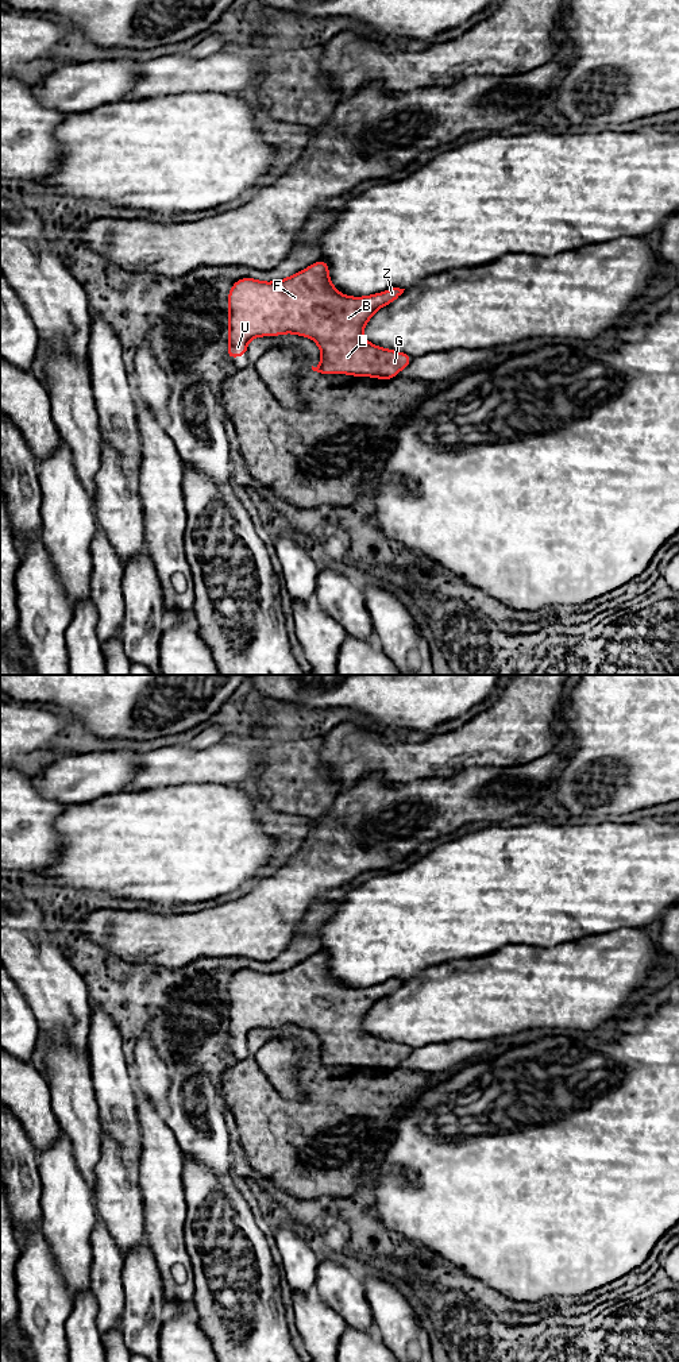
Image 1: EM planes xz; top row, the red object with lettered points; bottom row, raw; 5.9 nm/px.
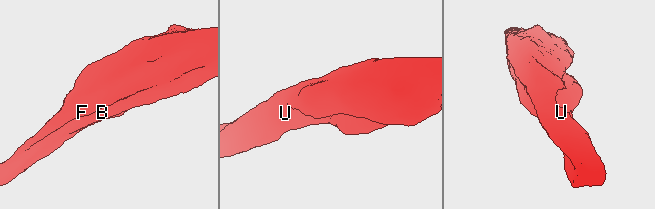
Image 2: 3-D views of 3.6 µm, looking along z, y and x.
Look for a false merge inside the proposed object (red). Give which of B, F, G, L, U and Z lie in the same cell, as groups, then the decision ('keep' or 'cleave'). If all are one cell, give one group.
B F G L U Z; keep

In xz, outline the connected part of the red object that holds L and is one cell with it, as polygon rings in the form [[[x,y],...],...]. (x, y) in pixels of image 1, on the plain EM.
[[[323,950],[310,956],[296,966],[275,973],[262,973],[252,969],[236,972],[228,984],[228,1041],[227,1046],[232,1053],[234,1047],[244,1047],[247,1035],[259,1027],[277,1027],[282,1025],[296,1025],[315,1031],[321,1042],[321,1052],[313,1062],[320,1065],[350,1065],[354,1068],[374,1068],[379,1070],[394,1069],[404,1058],[412,1053],[412,1047],[404,1043],[386,1041],[374,1037],[362,1029],[364,1016],[371,1007],[382,998],[396,992],[405,980],[393,979],[367,988],[350,988],[339,984],[332,976],[328,965],[328,954]]]

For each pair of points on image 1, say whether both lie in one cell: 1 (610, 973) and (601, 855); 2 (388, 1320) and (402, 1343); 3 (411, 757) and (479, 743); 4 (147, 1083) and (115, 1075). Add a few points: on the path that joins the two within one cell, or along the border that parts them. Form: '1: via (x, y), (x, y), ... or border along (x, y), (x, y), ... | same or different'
1: border along (639, 926), (595, 933), (577, 941) | different
2: via (393, 1326), (402, 1338) | same
3: via (428, 757), (438, 757), (462, 747) | same
4: border along (130, 1068), (134, 1081) | different

